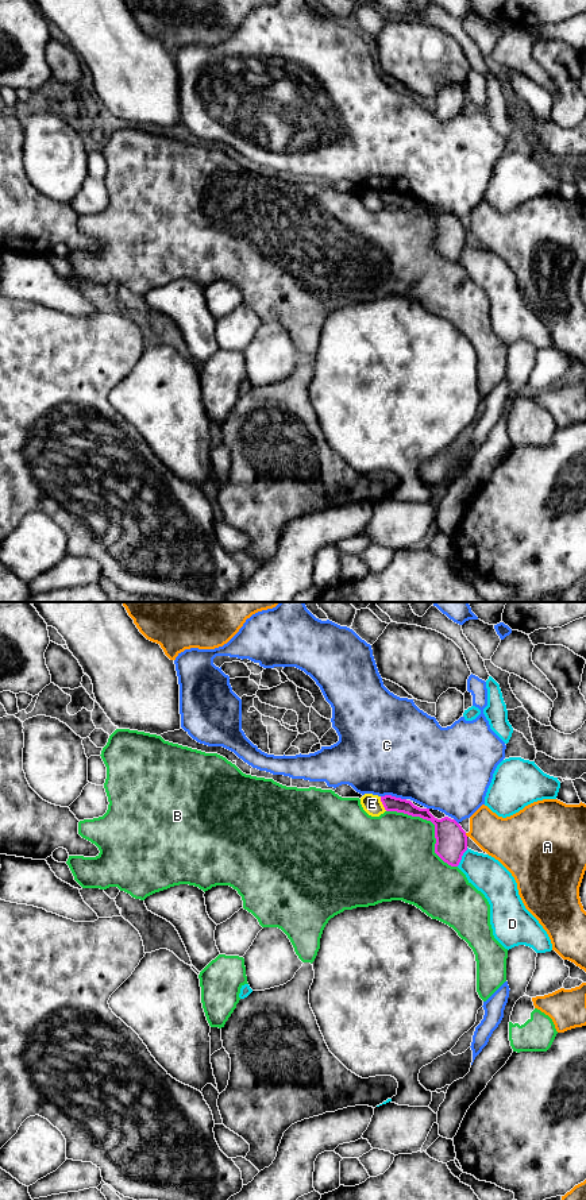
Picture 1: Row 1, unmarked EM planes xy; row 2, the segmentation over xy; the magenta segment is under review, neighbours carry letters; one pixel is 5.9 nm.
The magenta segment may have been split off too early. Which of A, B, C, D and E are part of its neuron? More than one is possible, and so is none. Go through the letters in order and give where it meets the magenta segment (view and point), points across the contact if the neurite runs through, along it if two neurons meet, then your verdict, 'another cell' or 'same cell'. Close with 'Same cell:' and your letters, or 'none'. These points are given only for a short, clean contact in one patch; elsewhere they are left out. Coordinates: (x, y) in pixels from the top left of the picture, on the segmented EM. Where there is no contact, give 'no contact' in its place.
A: meets magenta in xy at (465, 834); another cell
B: meets magenta in xy at (435, 826); another cell
C: meets magenta in xy at (393, 797); border along xy (381, 795), (394, 795), (405, 799); another cell
D: meets magenta in xy at (461, 857); another cell
E: meets magenta in xy at (382, 803); border along xy (380, 797), (386, 810); another cell
Same cell: none

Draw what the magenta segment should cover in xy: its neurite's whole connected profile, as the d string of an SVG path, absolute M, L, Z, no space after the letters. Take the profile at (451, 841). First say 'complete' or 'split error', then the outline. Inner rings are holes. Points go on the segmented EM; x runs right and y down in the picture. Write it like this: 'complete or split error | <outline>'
complete | M392 795L381 796L386 811L404 813L412 817L420 817L435 825L435 853L448 865L458 867L463 853L467 850L467 836L462 826L448 817L435 818L429 809L420 809L410 800Z

